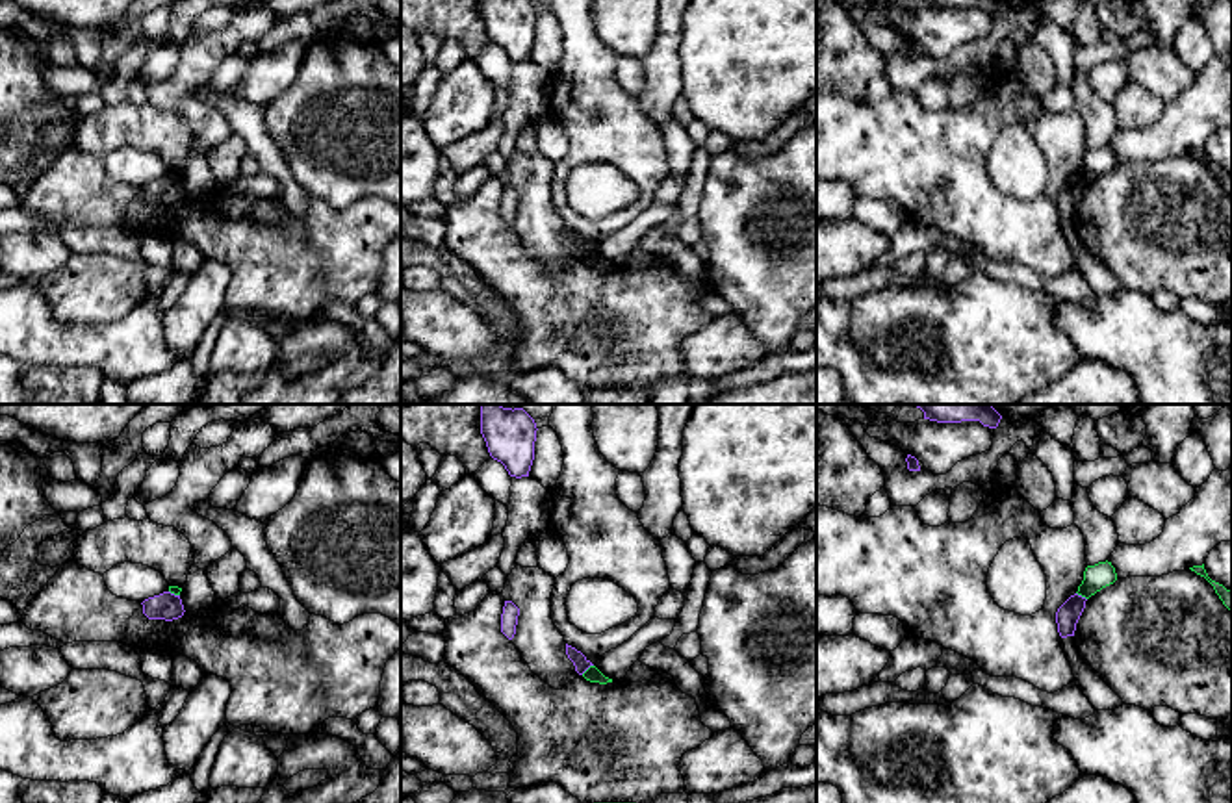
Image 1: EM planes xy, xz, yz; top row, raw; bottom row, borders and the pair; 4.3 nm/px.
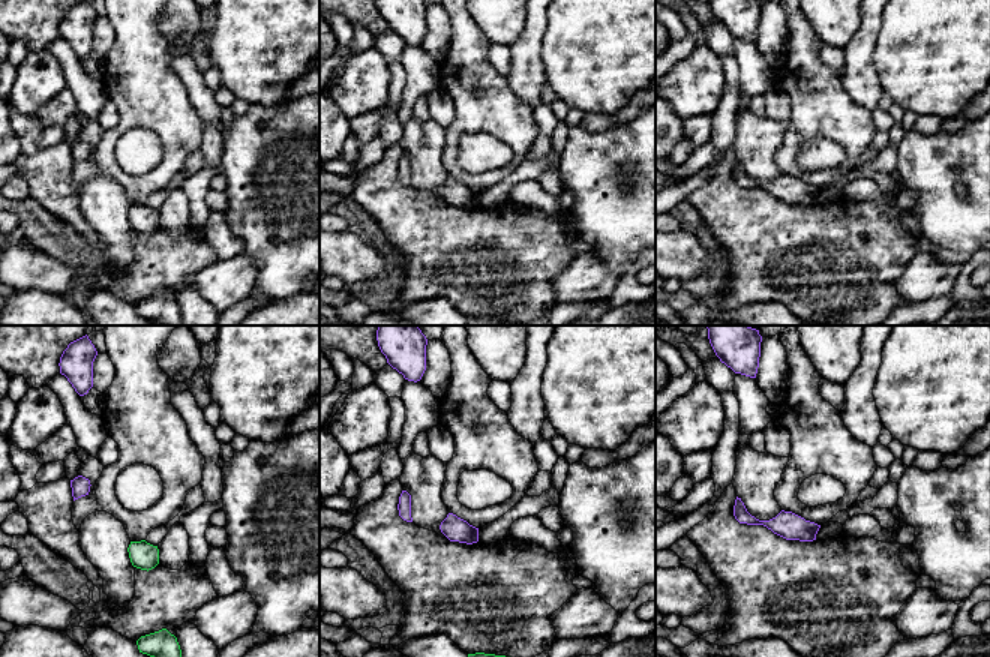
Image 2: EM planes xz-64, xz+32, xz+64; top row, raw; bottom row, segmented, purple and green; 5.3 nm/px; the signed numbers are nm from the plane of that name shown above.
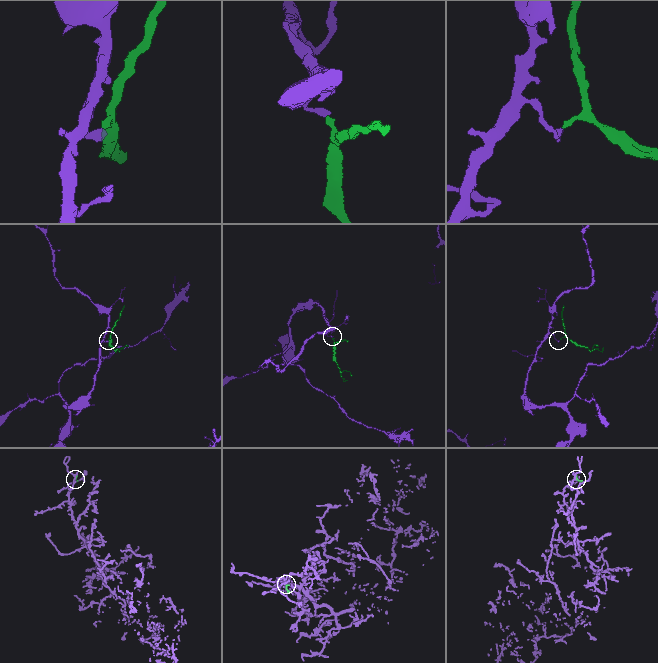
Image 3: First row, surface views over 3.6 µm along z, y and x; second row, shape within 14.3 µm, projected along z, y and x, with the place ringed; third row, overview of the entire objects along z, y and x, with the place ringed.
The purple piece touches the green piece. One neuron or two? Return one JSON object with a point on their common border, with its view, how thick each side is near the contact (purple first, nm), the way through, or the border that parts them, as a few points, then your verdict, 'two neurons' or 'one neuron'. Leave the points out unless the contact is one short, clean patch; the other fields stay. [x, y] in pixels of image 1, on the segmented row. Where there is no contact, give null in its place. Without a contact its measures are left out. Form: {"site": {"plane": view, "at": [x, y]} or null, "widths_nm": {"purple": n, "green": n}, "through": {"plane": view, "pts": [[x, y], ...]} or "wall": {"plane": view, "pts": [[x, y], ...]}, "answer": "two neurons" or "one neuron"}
{"site": {"plane": "xz", "at": [587, 668]}, "widths_nm": {"purple": 70, "green": 70}, "wall": {"plane": "xz", "pts": [[592, 664], [581, 674]]}, "answer": "two neurons"}

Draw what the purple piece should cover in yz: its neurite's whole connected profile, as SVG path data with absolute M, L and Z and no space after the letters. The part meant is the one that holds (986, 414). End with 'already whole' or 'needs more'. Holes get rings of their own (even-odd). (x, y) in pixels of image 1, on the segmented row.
M915 404L924 412L924 419L937 423L980 421L996 428L1002 415L991 404Z; already whole

